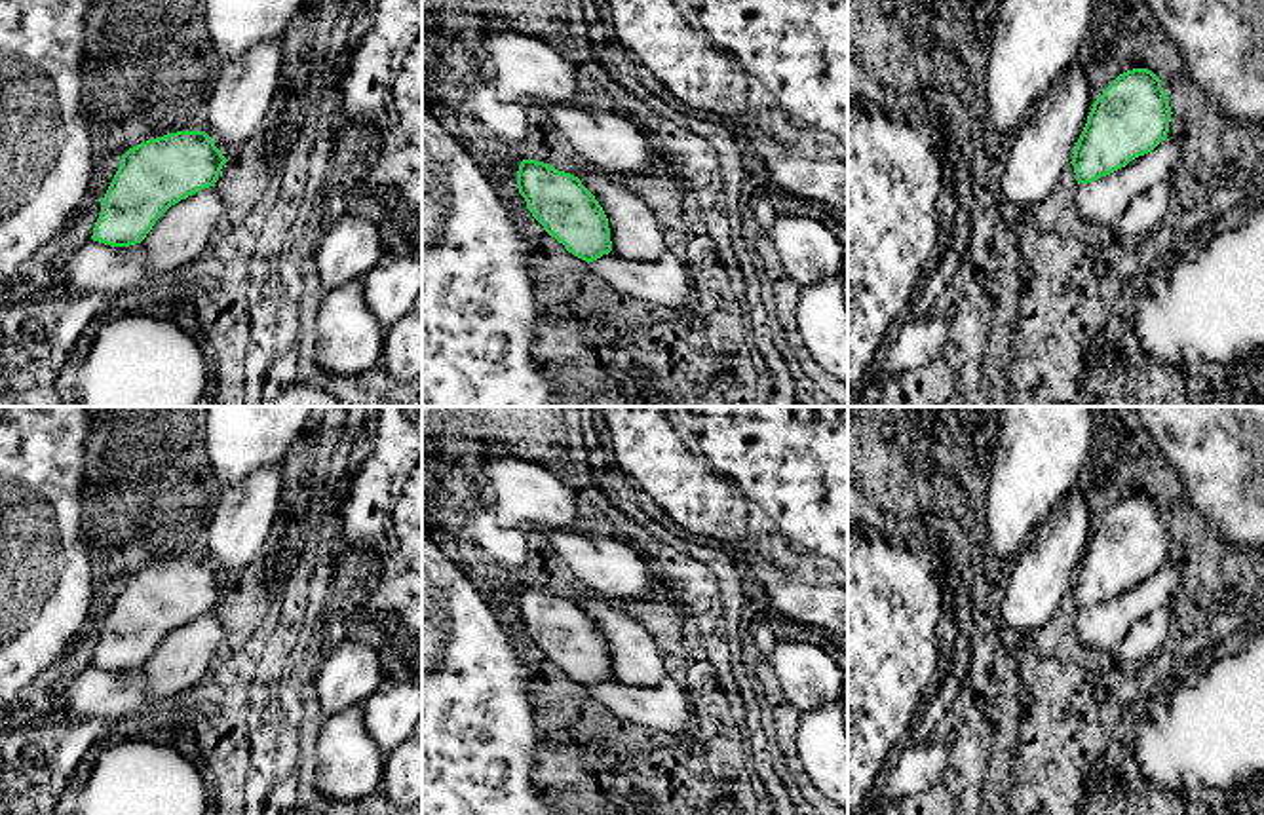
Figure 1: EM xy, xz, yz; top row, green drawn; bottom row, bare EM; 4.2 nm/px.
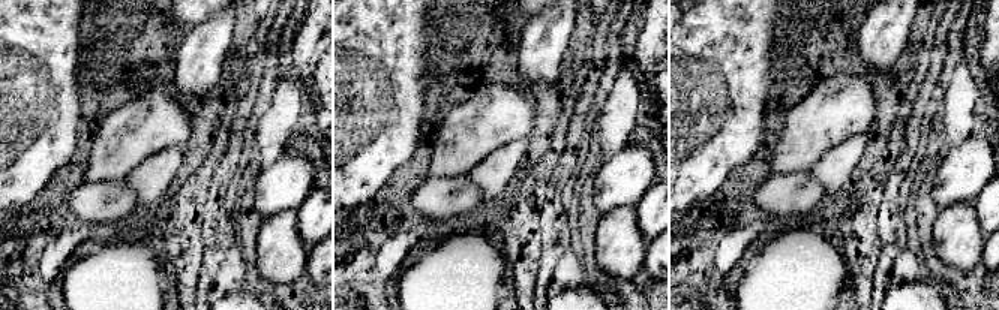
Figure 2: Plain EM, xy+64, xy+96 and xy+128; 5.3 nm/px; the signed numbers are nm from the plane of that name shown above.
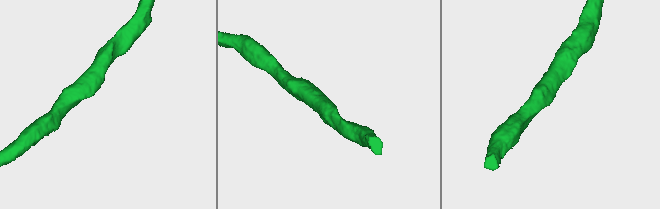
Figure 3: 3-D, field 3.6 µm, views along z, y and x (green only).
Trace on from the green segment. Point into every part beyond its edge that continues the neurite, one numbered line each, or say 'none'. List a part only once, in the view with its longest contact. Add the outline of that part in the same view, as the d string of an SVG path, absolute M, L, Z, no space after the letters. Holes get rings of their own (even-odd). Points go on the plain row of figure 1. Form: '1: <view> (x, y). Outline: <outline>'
none

